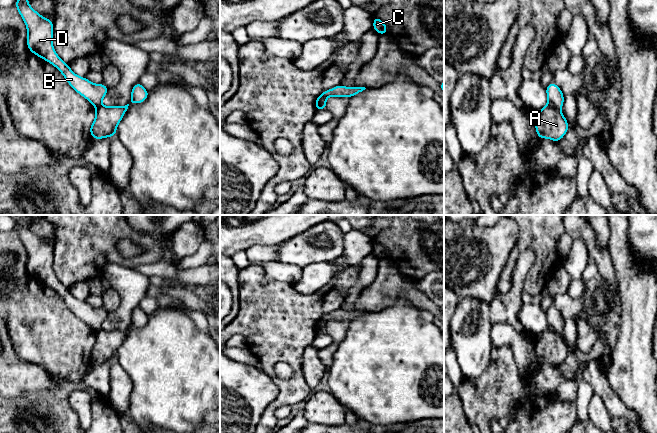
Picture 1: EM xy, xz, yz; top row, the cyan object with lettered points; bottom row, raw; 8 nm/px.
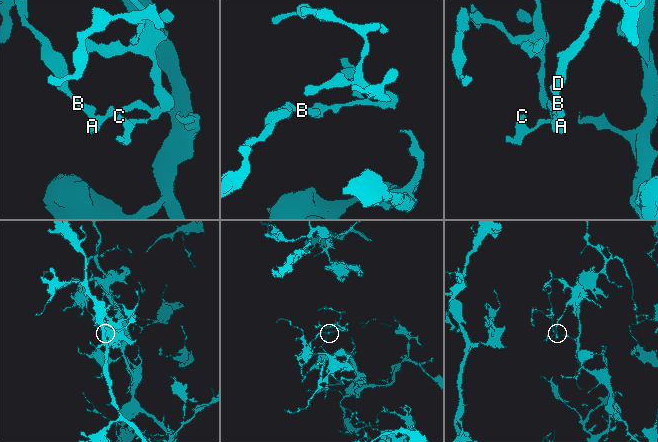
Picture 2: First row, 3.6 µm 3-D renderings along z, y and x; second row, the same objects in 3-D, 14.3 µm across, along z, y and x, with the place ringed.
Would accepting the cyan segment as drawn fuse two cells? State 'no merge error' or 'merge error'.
merge error

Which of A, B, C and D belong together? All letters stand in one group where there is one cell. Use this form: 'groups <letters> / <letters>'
groups A C / B D

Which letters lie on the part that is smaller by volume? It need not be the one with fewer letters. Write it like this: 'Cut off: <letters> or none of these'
Cut off: A, C

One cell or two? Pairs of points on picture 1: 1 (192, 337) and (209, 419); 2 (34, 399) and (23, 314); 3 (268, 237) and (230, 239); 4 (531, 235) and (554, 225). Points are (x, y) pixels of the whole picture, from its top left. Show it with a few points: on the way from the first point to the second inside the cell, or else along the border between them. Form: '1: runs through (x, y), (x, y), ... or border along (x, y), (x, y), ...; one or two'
1: border along (209, 410), (204, 415), (202, 422); two
2: runs through (58, 388), (58, 349), (47, 338); one
3: runs through (259, 237), (239, 238); one
4: runs through (537, 230), (542, 225), (548, 225); one

